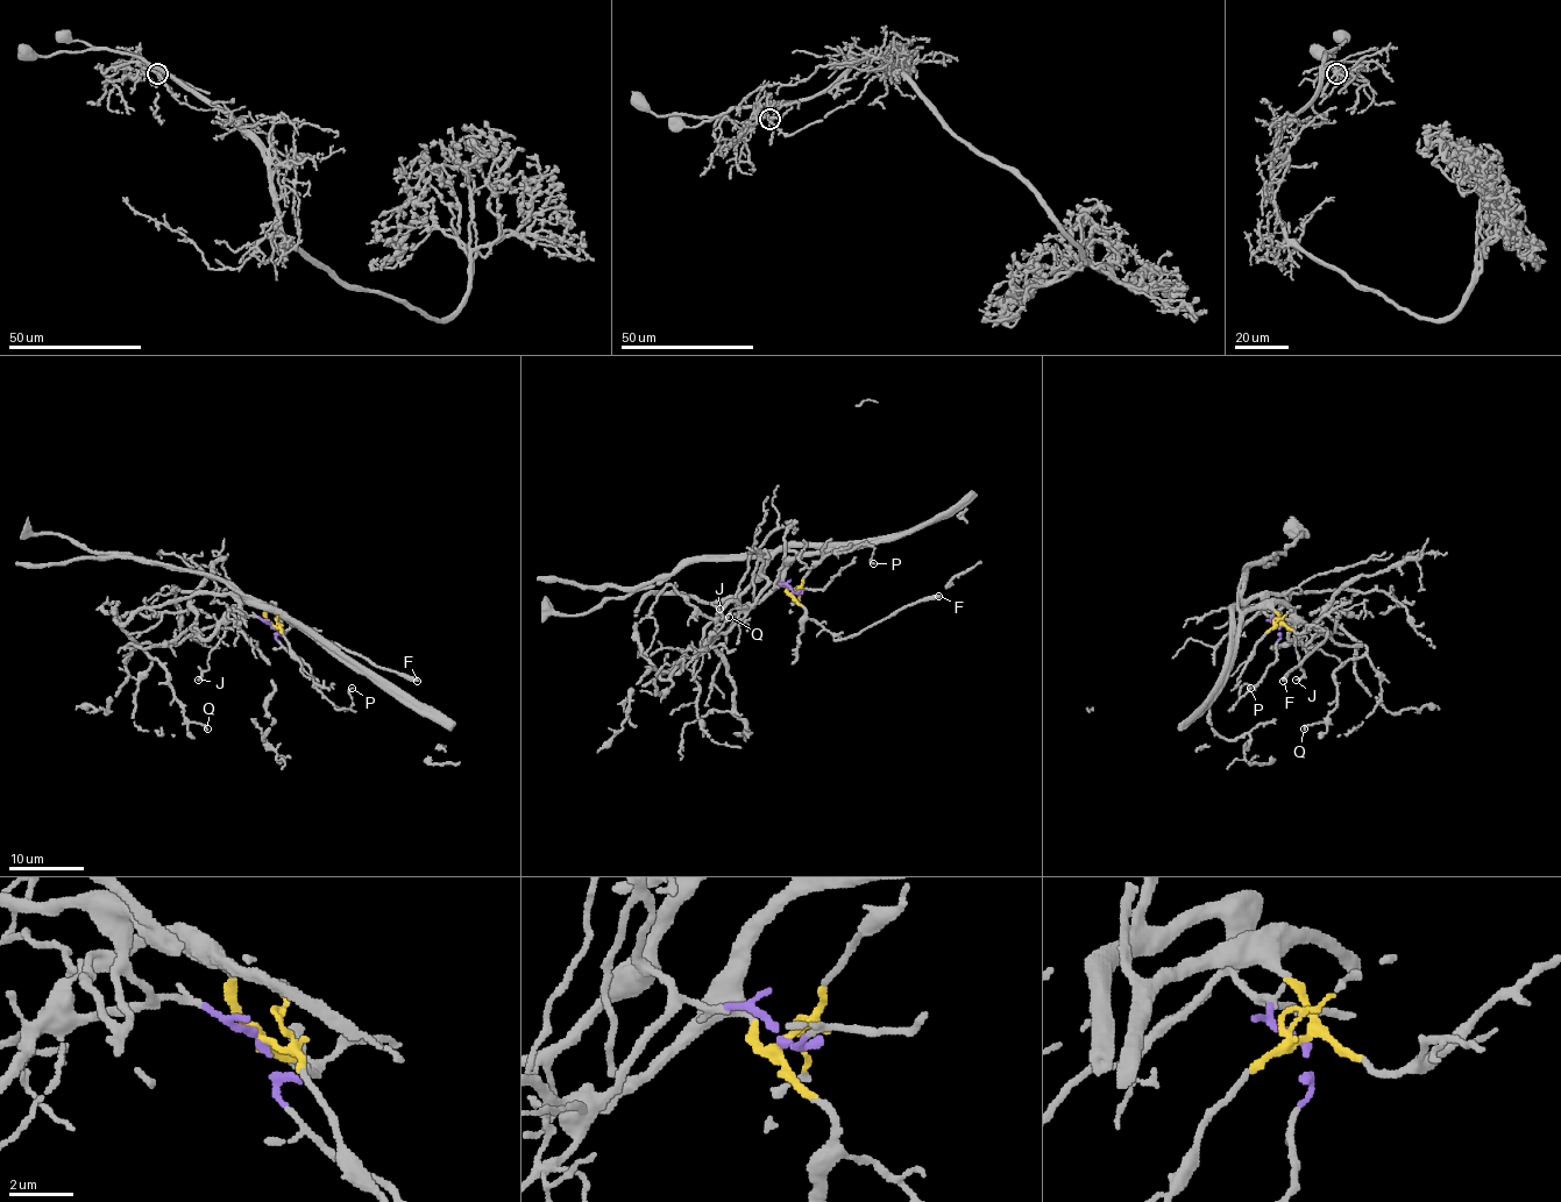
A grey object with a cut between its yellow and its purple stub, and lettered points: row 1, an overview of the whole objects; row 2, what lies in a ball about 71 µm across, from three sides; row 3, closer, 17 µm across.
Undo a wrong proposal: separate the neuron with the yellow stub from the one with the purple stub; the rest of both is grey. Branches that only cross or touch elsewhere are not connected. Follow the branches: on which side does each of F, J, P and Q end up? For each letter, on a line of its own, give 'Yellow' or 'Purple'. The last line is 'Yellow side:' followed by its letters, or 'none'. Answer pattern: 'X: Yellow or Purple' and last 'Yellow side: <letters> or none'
F: Yellow
J: Purple
P: Yellow
Q: Purple
Yellow side: F, P

